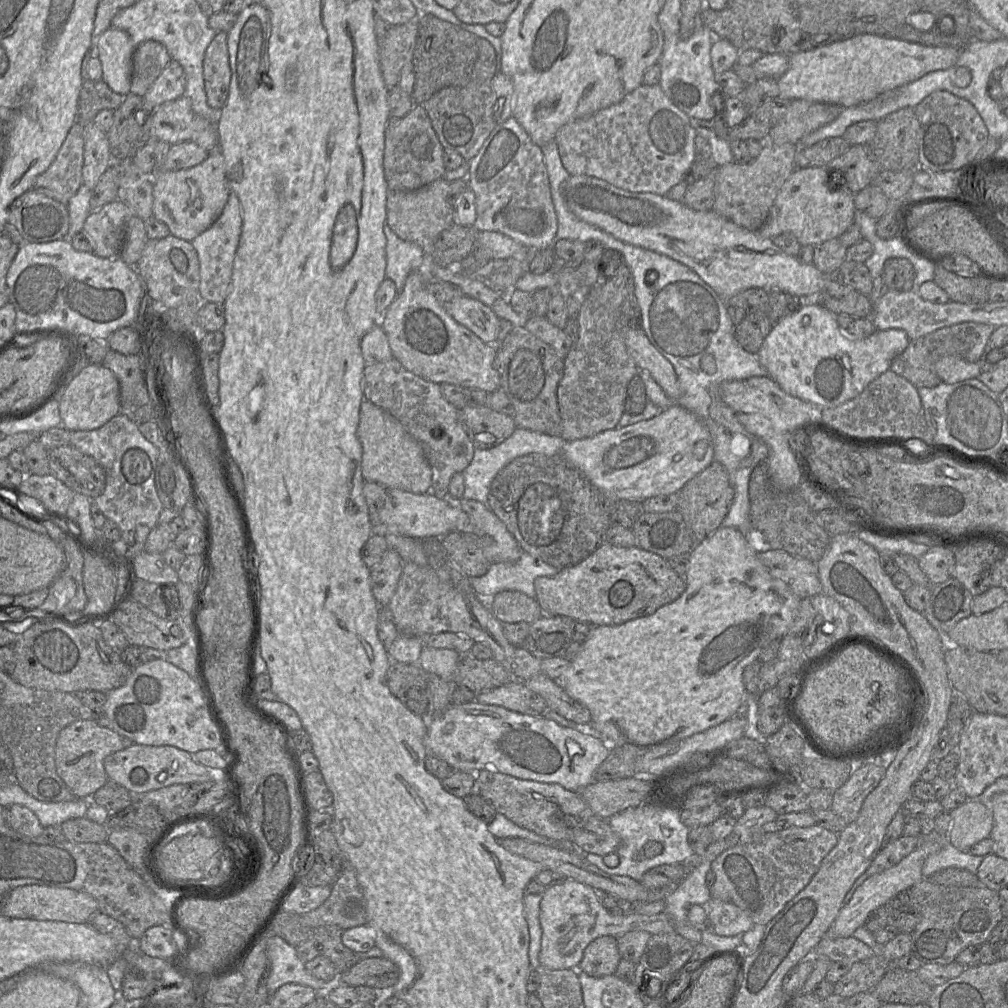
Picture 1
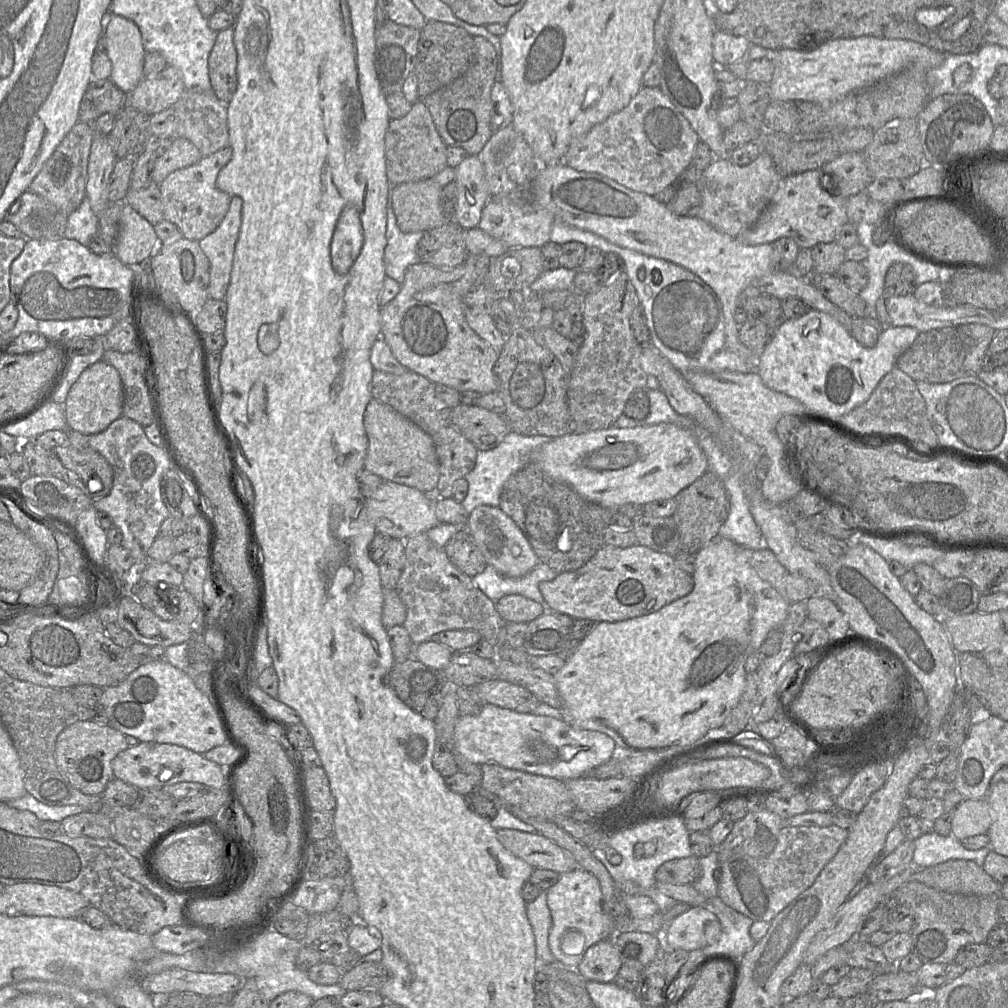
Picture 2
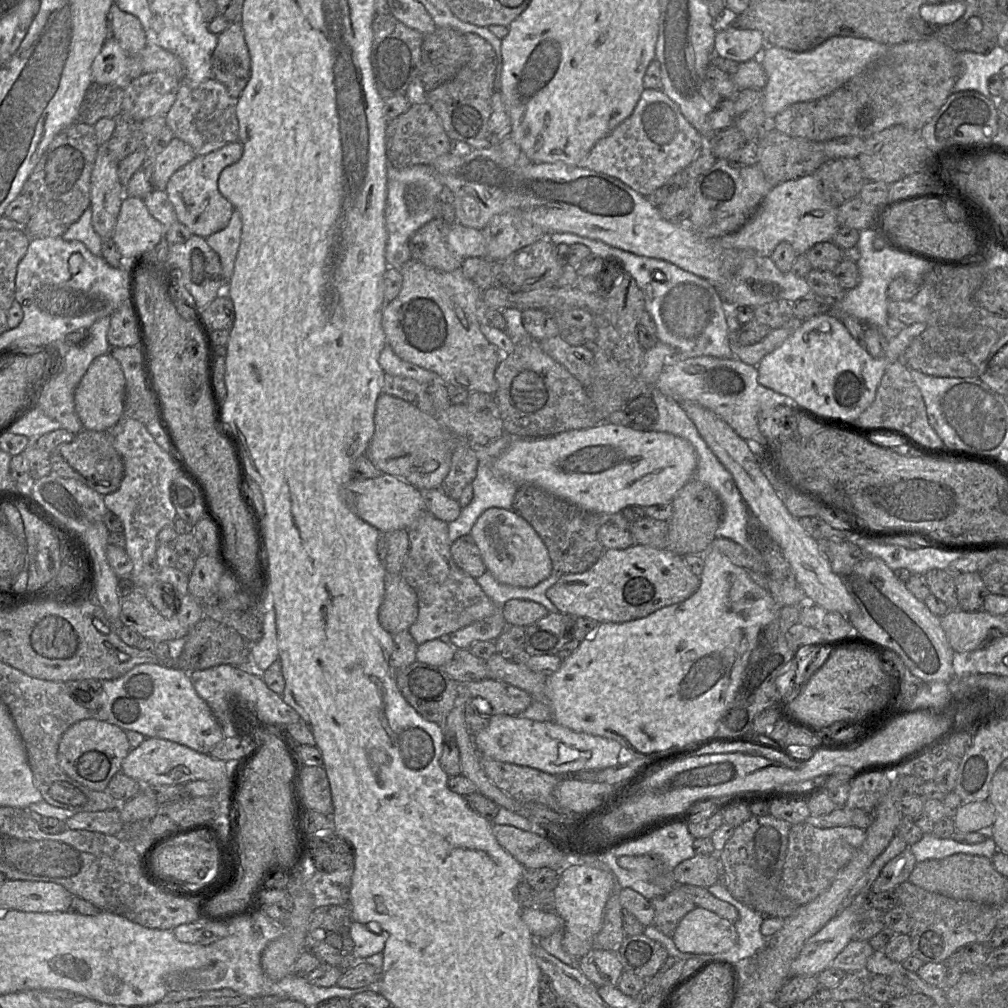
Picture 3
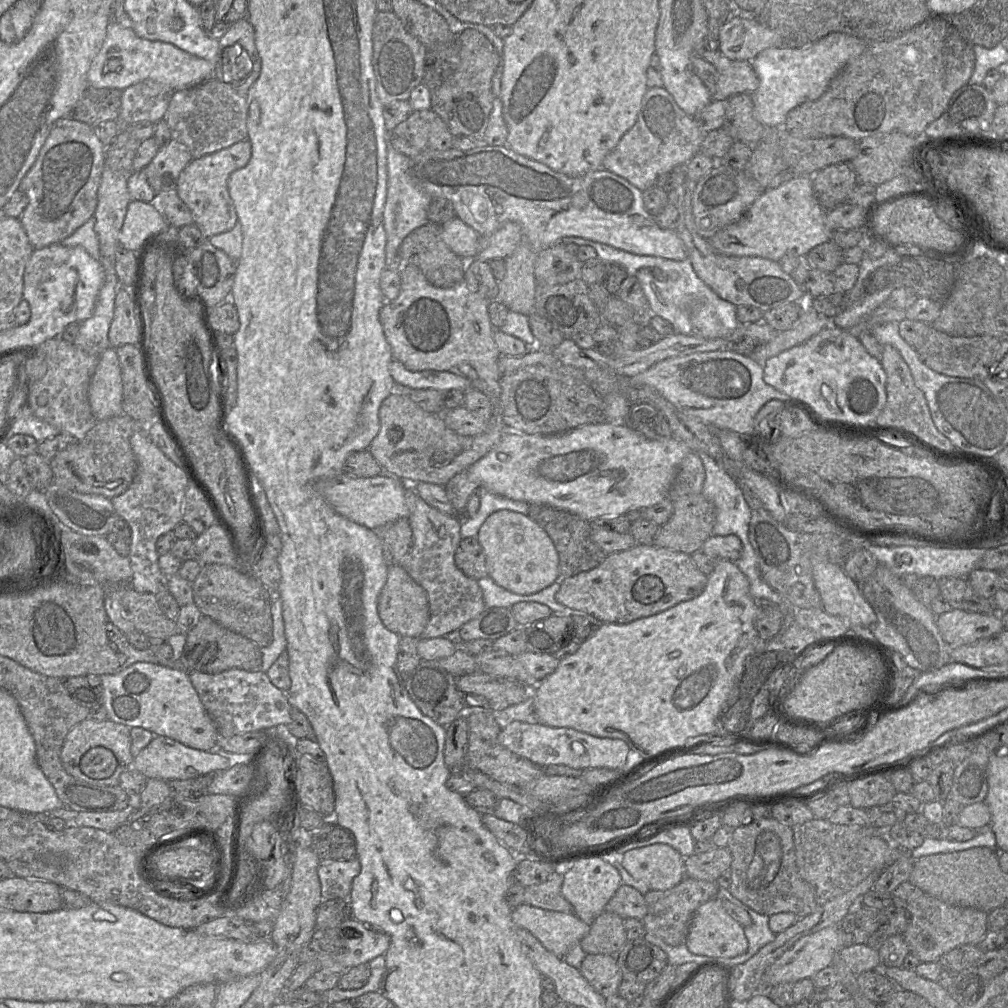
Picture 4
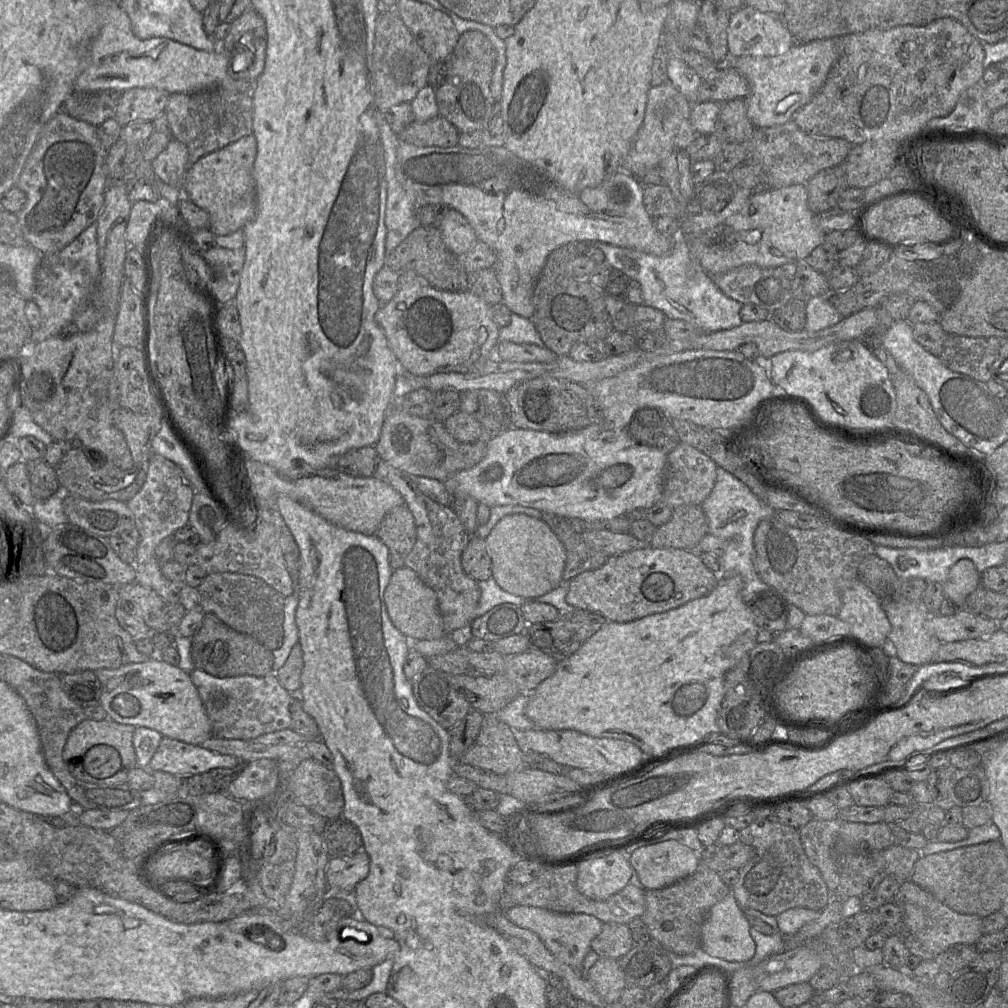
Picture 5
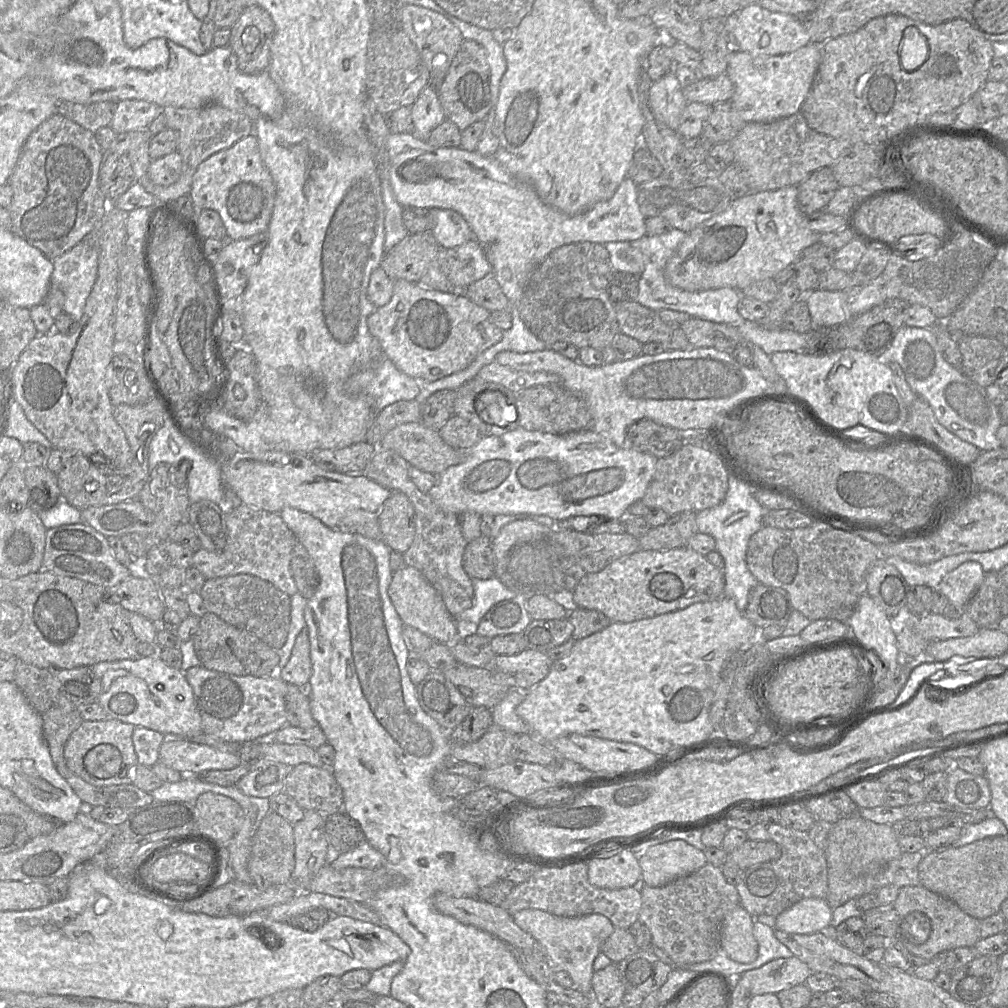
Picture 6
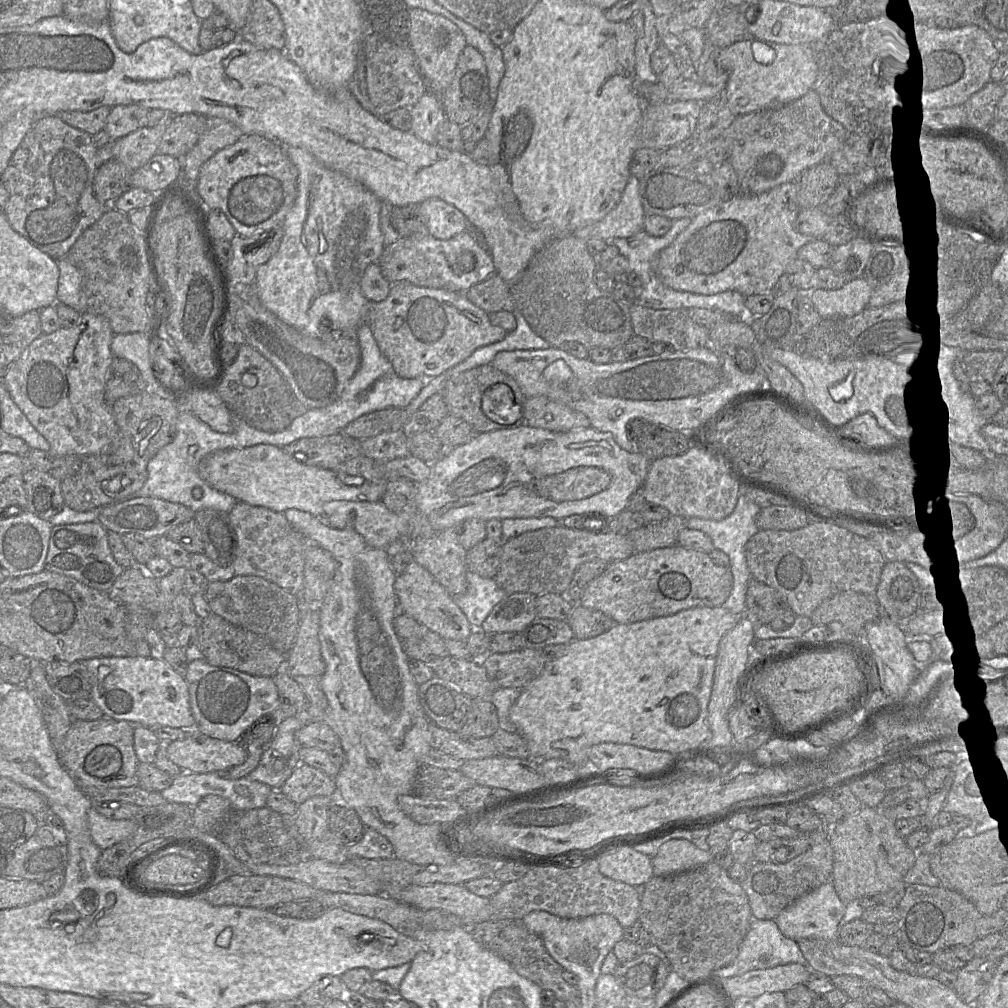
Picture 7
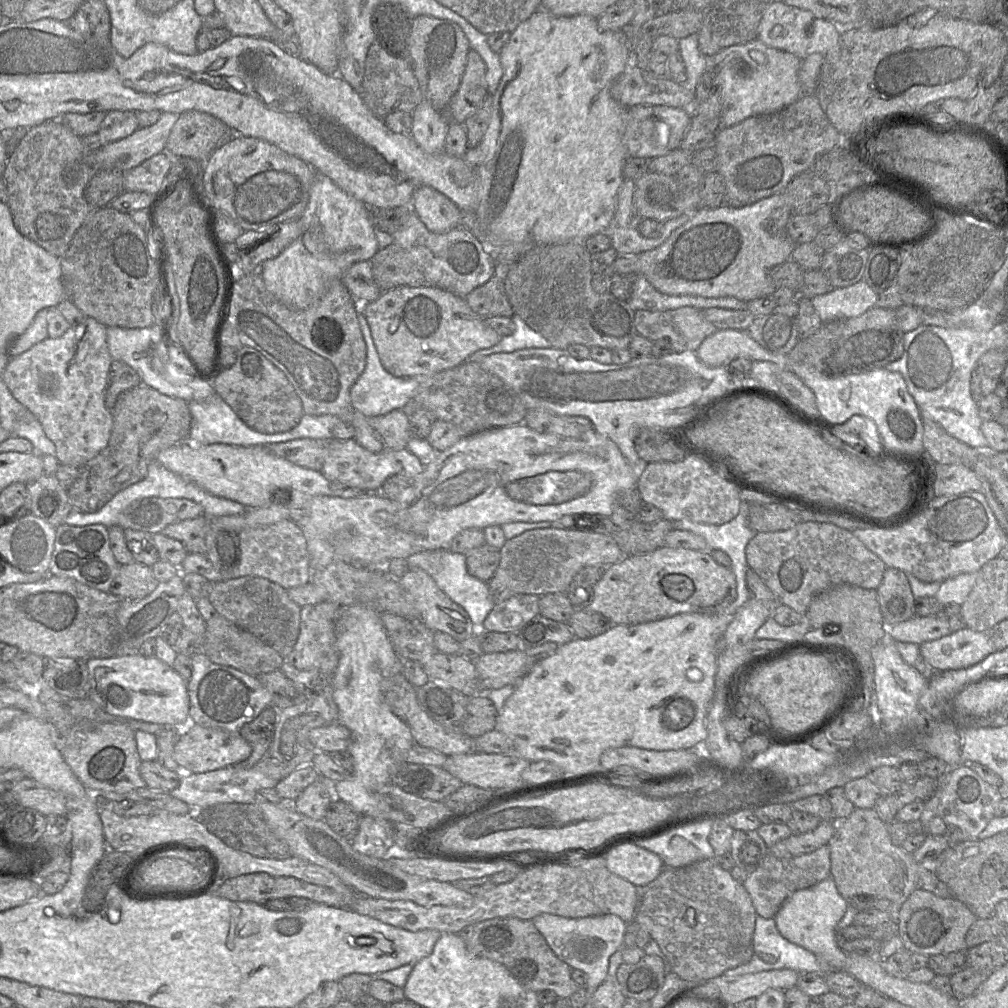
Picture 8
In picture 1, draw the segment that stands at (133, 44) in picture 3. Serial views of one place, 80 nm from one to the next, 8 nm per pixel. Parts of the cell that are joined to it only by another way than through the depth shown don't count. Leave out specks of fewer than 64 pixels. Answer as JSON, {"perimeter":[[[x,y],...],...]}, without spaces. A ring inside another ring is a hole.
{"perimeter":[[[112,26],[95,40],[94,55],[102,65],[102,80],[122,96],[130,94],[133,51],[129,34]]]}

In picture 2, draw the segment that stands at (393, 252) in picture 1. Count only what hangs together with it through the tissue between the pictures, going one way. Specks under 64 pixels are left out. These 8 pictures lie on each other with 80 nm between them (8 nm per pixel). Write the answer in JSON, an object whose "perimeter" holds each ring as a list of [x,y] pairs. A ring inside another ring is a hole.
{"perimeter":[[[389,202],[387,207],[386,239],[384,265],[386,276],[400,284],[404,281],[406,269],[420,262],[417,246],[425,232],[402,232]]]}

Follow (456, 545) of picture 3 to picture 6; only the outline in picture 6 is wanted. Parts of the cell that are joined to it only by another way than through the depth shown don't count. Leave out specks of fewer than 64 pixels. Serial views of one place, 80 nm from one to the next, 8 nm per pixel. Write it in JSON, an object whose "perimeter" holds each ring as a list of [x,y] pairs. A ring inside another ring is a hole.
{"perimeter":[[[480,536],[469,542],[462,557],[462,565],[472,580],[494,577],[494,554],[490,537]]]}

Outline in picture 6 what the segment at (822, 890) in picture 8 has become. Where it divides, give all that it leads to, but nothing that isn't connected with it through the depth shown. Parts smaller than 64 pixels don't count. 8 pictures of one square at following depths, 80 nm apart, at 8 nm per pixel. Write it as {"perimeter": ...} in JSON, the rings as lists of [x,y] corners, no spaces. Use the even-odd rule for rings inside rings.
{"perimeter":[[[804,898],[776,916],[775,927],[791,934],[811,934],[829,929],[833,909],[823,898]]]}

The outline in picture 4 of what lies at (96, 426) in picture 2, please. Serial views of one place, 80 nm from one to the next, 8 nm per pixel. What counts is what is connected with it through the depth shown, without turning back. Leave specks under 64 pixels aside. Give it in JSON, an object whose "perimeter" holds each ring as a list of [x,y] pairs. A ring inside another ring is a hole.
{"perimeter":[[[104,350],[97,361],[88,388],[88,400],[97,421],[121,415],[123,384],[116,350]]]}

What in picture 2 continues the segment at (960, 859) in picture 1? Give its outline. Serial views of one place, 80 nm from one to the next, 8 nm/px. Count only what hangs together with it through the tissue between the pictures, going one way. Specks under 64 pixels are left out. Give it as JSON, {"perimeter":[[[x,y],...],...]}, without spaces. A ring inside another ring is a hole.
{"perimeter":[[[933,831],[922,834],[914,841],[913,867],[922,869],[957,859],[982,866],[990,851],[990,845],[979,850],[968,850],[952,834],[941,836]]]}

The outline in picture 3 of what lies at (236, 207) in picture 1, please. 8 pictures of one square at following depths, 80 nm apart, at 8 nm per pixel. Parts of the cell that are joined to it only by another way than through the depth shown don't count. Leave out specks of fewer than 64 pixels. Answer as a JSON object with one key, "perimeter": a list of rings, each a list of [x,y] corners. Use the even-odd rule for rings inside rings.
{"perimeter":[[[234,210],[228,225],[224,229],[205,238],[207,244],[220,258],[225,283],[228,283],[233,274],[236,256],[240,246],[241,234],[241,217],[239,212]]]}

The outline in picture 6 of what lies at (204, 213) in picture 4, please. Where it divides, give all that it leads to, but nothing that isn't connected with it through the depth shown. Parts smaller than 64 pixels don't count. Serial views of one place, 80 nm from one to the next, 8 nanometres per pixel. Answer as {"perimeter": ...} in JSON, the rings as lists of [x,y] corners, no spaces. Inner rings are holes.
{"perimeter":[[[254,133],[204,160],[193,175],[189,193],[193,205],[198,210],[211,209],[219,213],[228,240],[245,239],[266,232],[275,195],[274,181],[261,159]]]}

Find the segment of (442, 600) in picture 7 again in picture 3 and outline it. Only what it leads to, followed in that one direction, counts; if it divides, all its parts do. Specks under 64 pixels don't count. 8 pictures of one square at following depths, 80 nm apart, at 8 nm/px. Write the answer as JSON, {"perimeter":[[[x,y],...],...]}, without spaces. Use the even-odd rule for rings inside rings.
{"perimeter":[[[386,574],[385,594],[379,609],[379,623],[394,635],[408,631],[418,616],[418,598],[415,590],[401,574]]]}

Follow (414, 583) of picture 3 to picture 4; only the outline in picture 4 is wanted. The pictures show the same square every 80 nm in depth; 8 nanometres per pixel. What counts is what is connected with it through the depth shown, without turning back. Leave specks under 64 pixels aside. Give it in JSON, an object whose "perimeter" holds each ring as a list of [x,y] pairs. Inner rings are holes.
{"perimeter":[[[407,485],[406,502],[412,529],[412,547],[400,565],[426,592],[429,603],[429,621],[420,639],[442,637],[478,617],[485,609],[482,590],[473,578],[466,576],[455,564],[455,552],[462,540],[461,518],[447,515],[428,505]]]}

